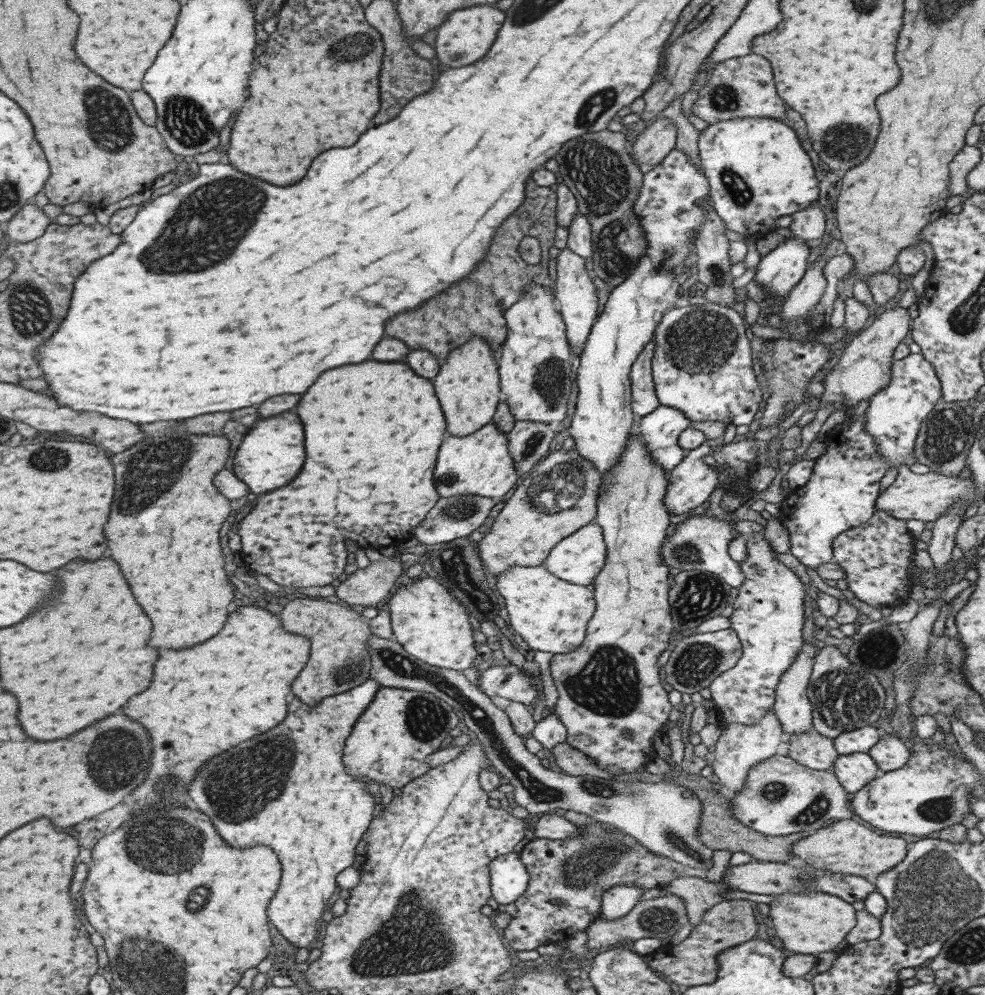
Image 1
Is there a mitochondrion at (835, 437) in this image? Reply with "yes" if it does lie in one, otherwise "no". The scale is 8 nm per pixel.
no

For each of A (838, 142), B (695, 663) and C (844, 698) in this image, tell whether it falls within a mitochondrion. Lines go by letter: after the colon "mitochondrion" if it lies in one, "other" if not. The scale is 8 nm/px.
A: mitochondrion
B: mitochondrion
C: mitochondrion

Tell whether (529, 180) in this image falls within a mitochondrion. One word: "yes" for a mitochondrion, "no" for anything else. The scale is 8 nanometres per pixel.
no

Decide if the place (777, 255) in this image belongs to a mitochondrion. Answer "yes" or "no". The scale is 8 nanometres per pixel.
no

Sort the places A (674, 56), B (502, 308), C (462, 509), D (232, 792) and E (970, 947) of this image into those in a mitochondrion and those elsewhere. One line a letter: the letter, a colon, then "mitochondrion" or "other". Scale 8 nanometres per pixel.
A: other
B: other
C: mitochondrion
D: mitochondrion
E: mitochondrion

